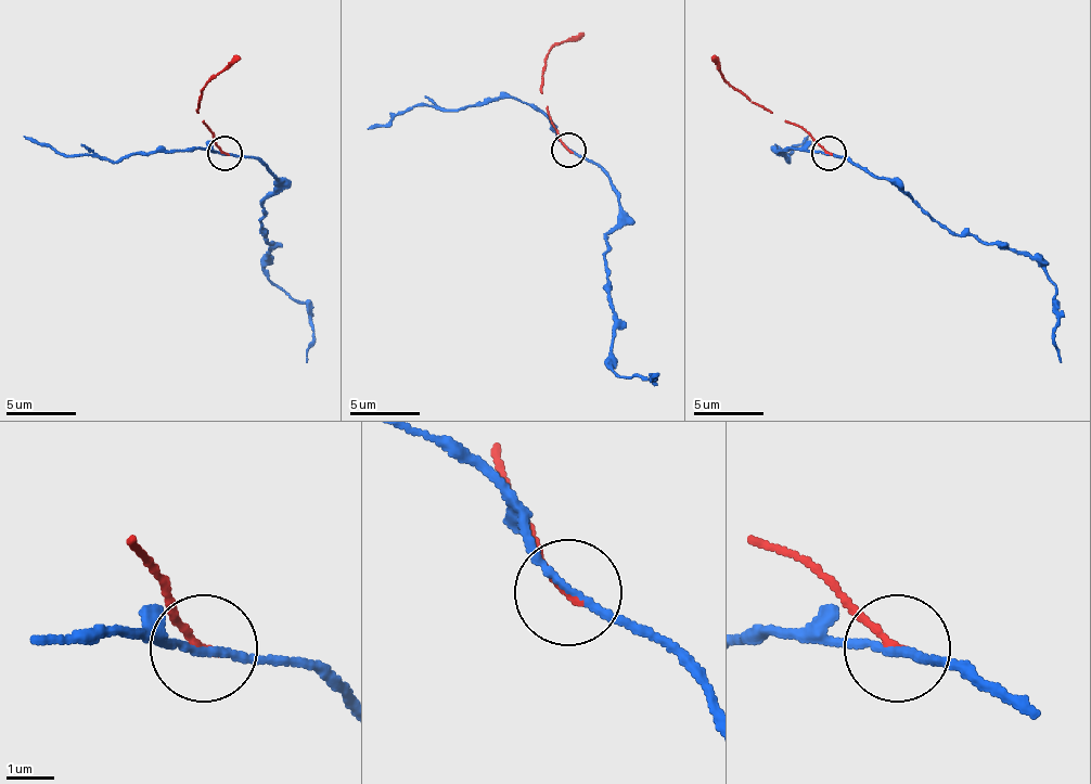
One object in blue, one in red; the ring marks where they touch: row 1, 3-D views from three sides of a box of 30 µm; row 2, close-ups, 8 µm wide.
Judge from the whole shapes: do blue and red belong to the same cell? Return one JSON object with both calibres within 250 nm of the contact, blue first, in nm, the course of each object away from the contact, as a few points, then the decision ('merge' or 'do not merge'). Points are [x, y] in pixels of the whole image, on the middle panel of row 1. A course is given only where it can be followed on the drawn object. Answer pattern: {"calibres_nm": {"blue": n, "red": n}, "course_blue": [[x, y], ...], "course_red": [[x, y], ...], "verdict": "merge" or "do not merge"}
{"calibres_nm": {"blue": 150, "red": 160}, "course_blue": [[567, 151], [599, 168], [619, 200], [605, 272], [613, 371], [658, 374], [651, 381]], "course_red": [[567, 151], [547, 112], [542, 60], [585, 31]], "verdict": "do not merge"}

